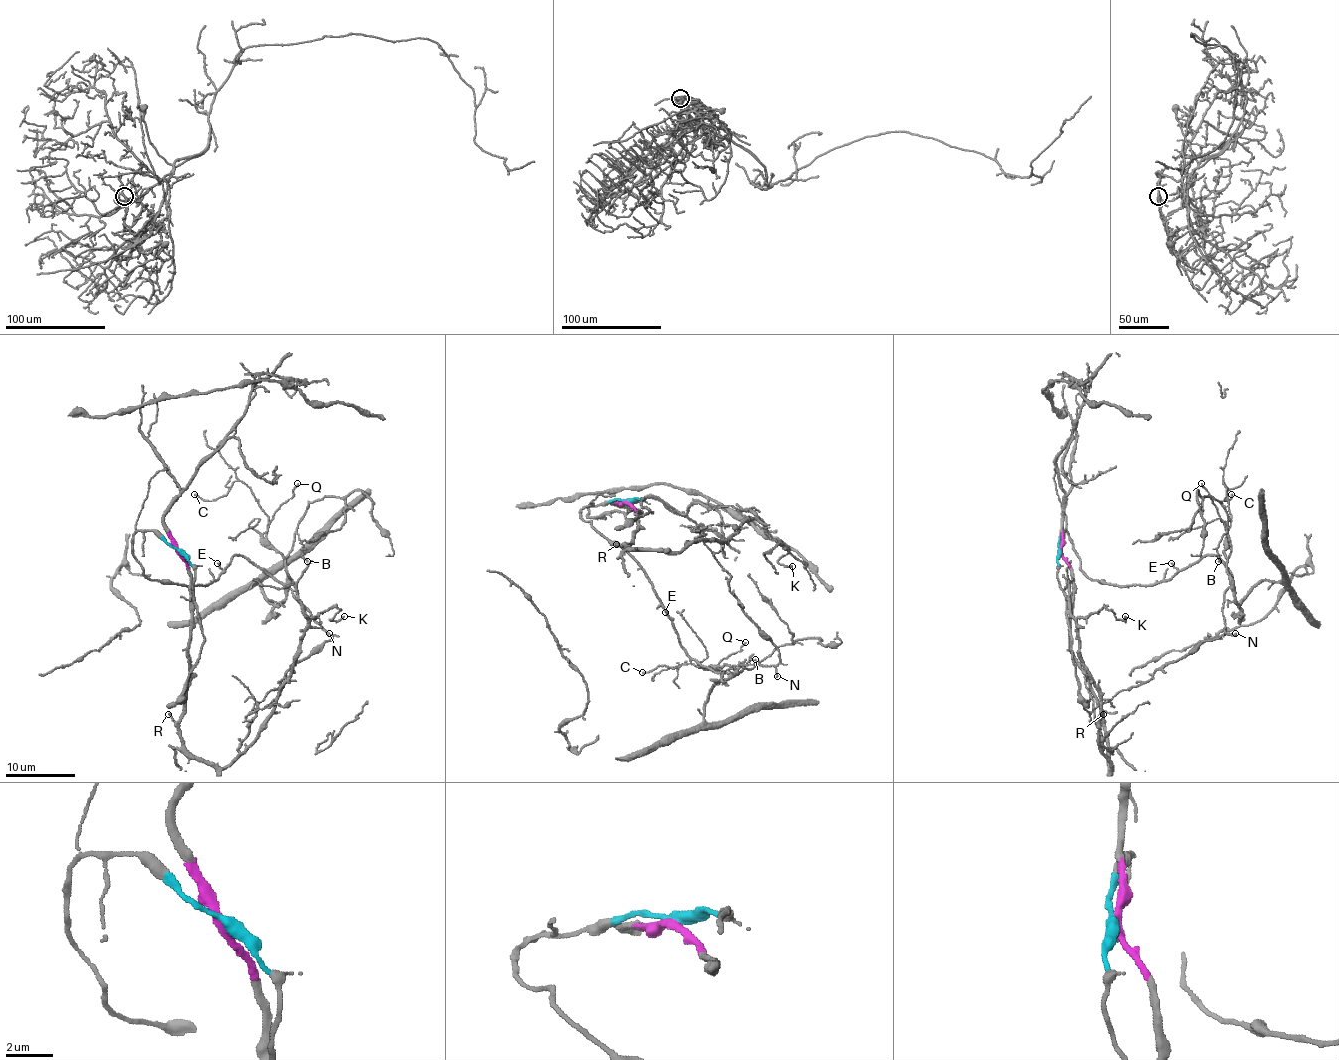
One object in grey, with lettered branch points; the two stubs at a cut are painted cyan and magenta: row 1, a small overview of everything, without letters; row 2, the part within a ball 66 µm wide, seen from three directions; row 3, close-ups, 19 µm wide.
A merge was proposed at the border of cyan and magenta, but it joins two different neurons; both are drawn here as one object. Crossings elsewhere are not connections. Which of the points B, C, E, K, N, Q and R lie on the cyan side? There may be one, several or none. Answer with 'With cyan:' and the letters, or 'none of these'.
With cyan: B, C, E, N, Q

